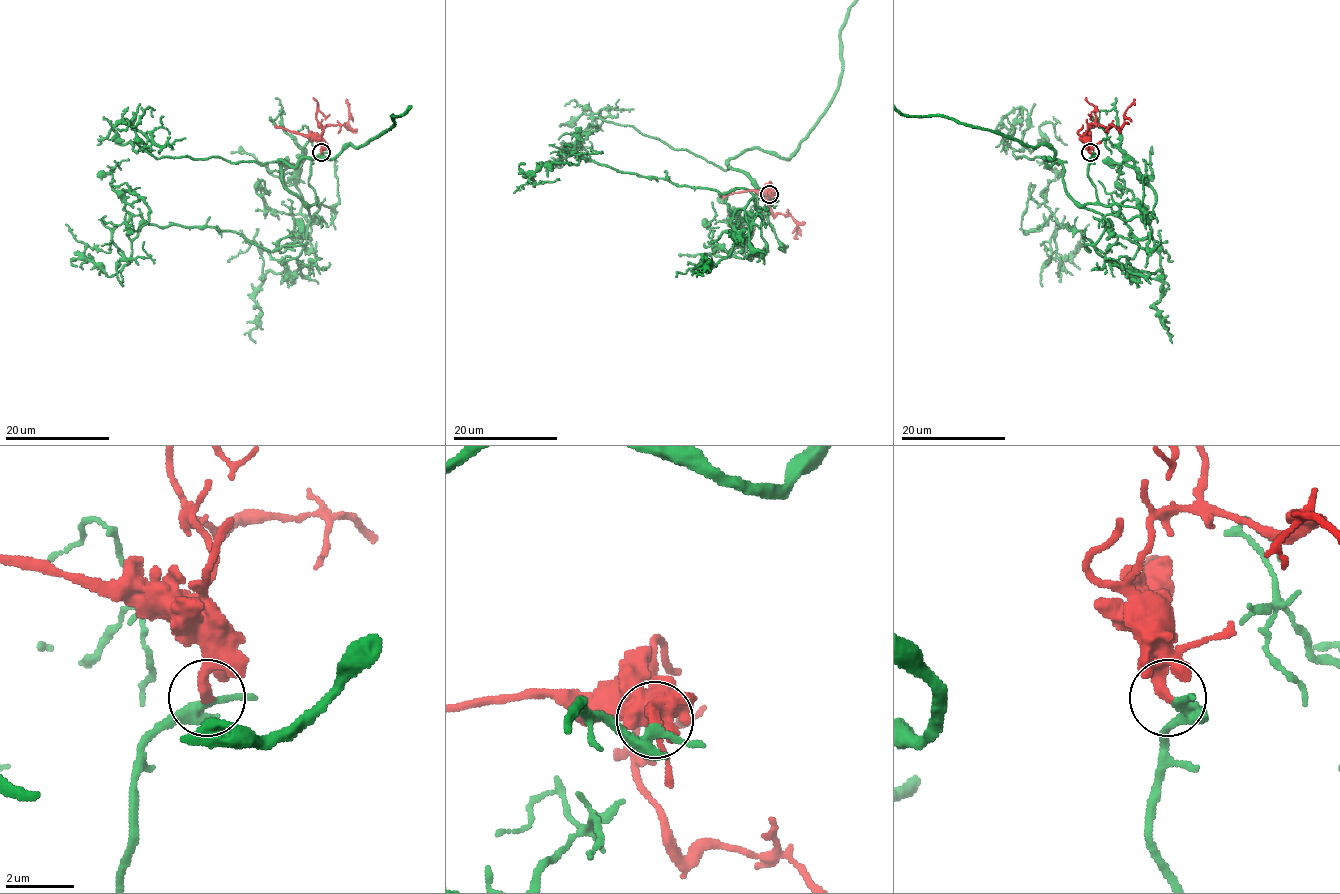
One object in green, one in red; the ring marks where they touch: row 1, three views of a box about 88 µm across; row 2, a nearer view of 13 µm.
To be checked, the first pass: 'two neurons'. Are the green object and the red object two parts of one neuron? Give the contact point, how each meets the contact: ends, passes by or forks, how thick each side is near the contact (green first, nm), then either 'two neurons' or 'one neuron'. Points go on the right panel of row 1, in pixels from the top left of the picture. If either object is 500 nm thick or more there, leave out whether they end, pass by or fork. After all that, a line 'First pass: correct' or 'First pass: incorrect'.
(1090, 152) | green forks | red ends | 220/360 nm | one neuron
First pass: incorrect

